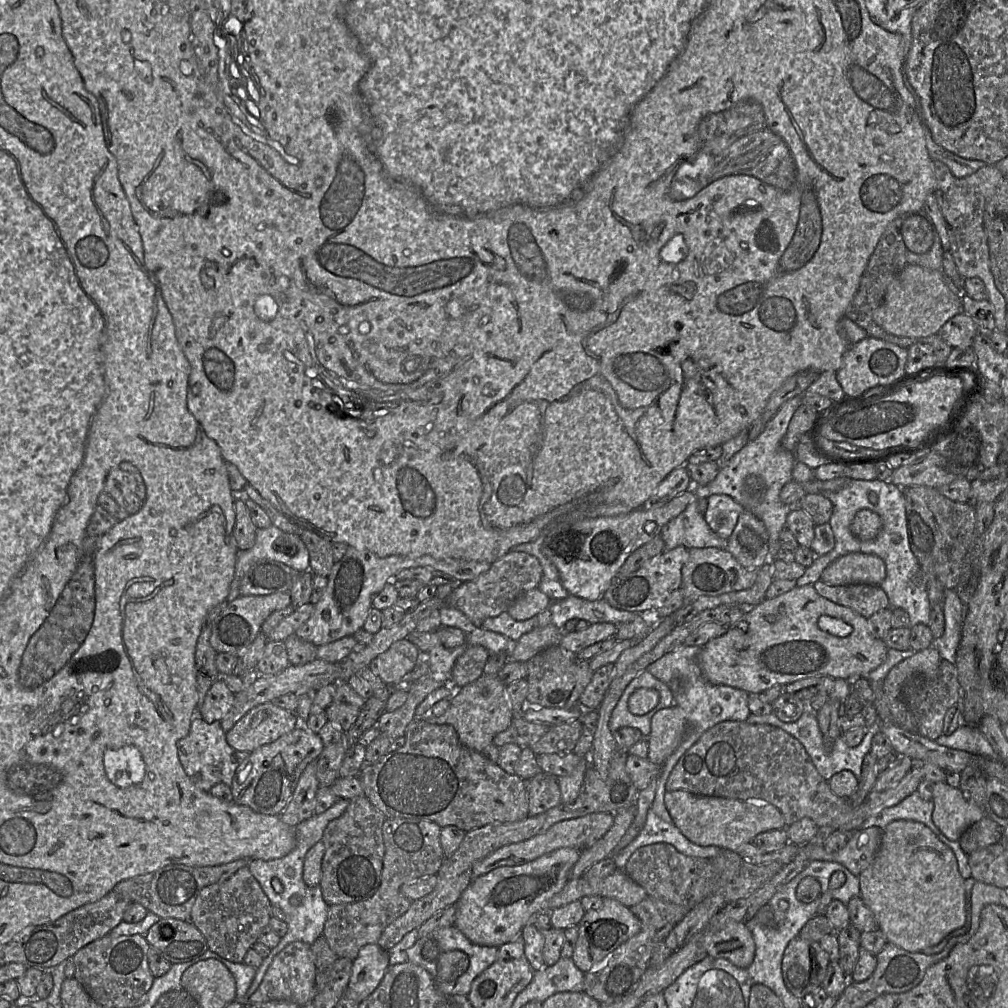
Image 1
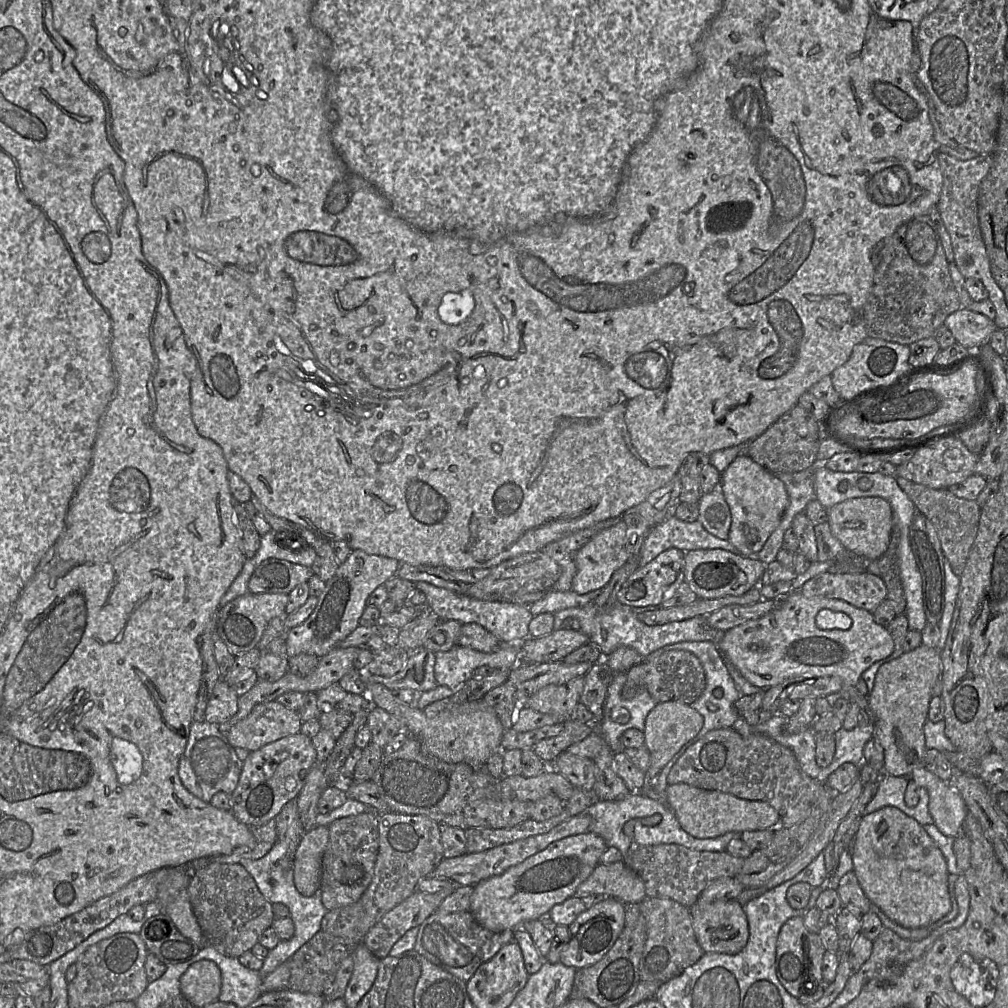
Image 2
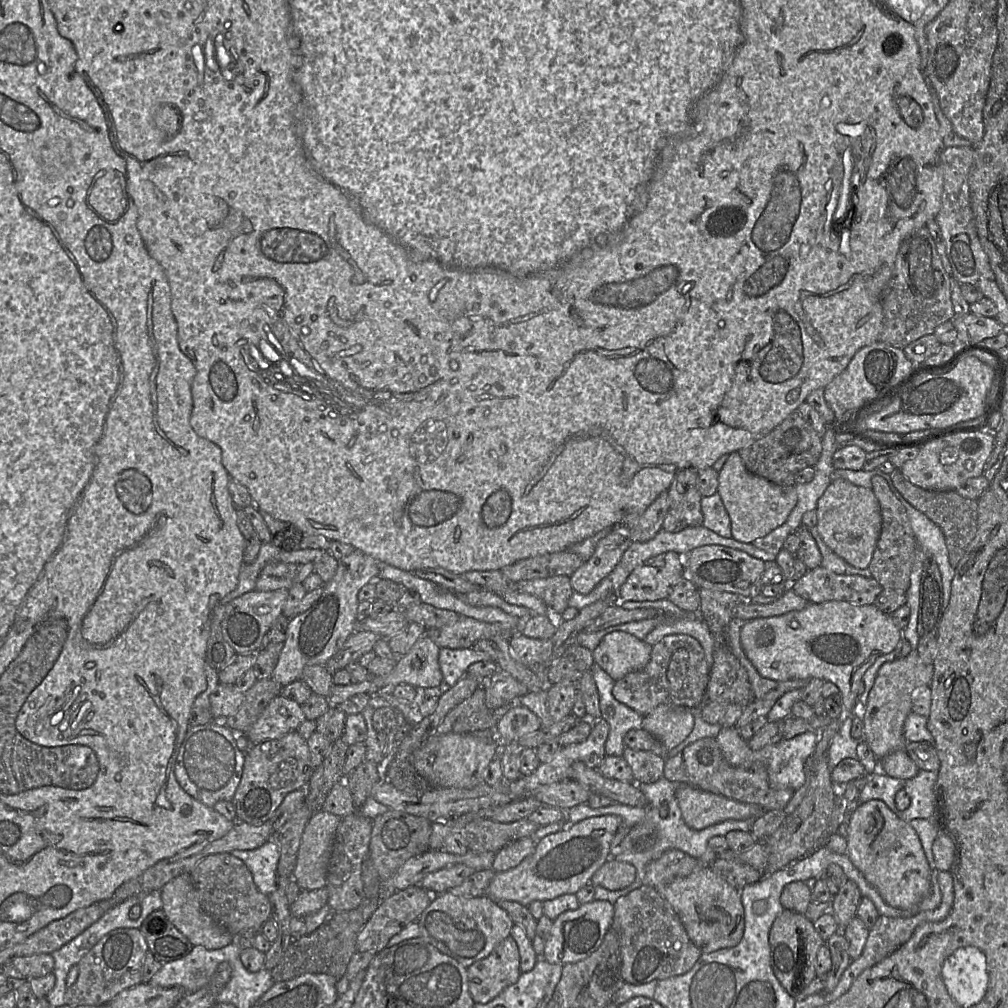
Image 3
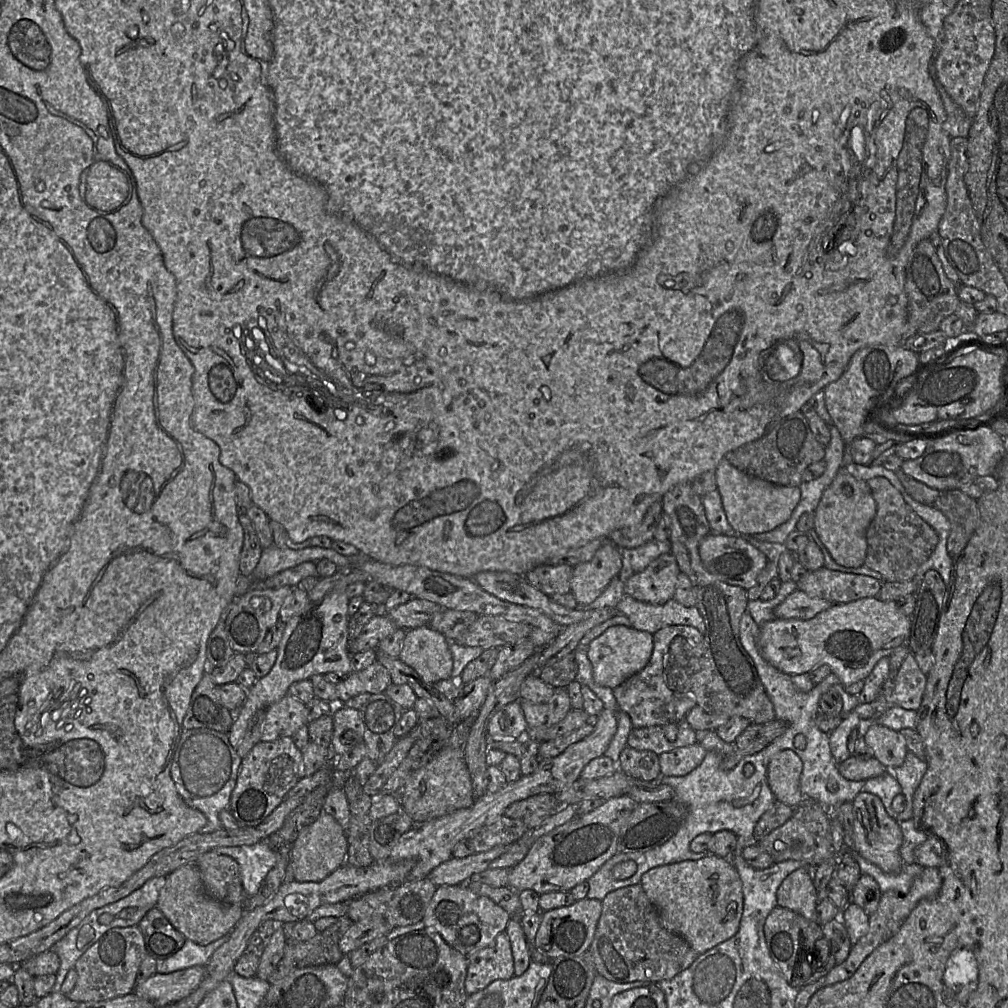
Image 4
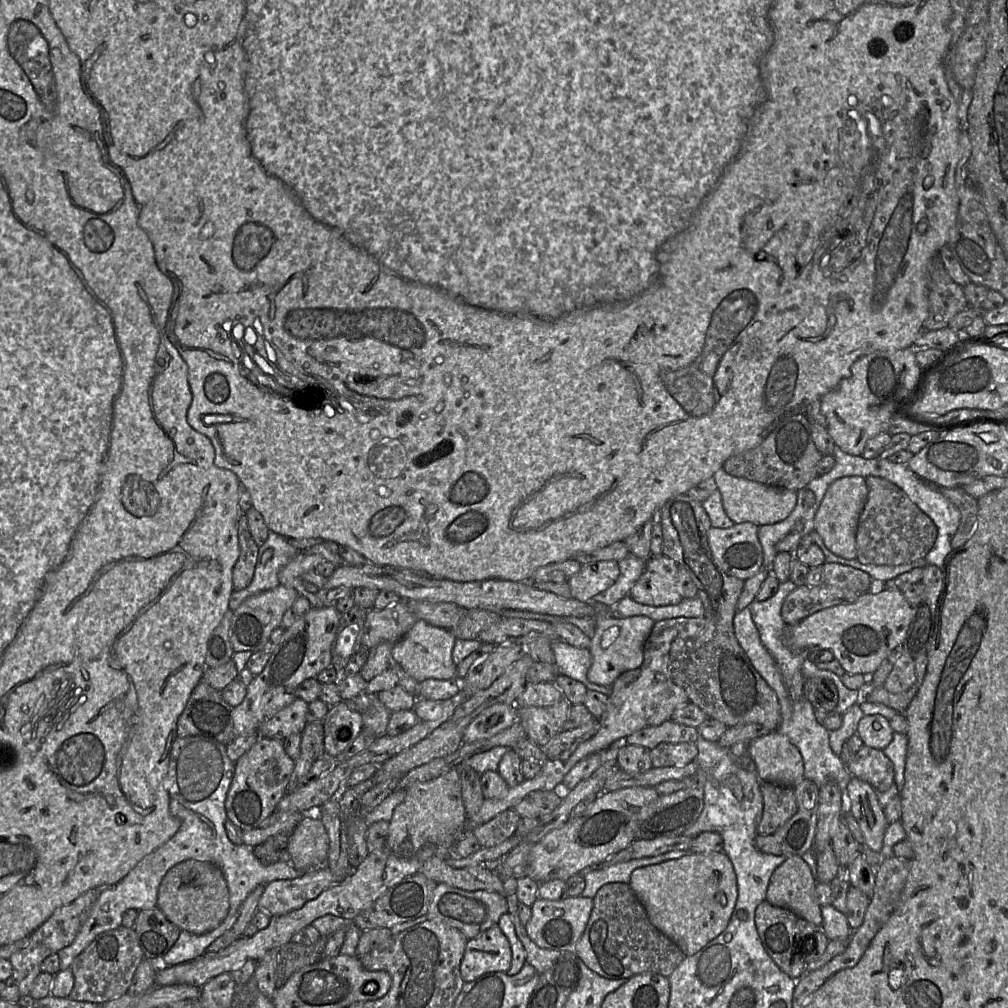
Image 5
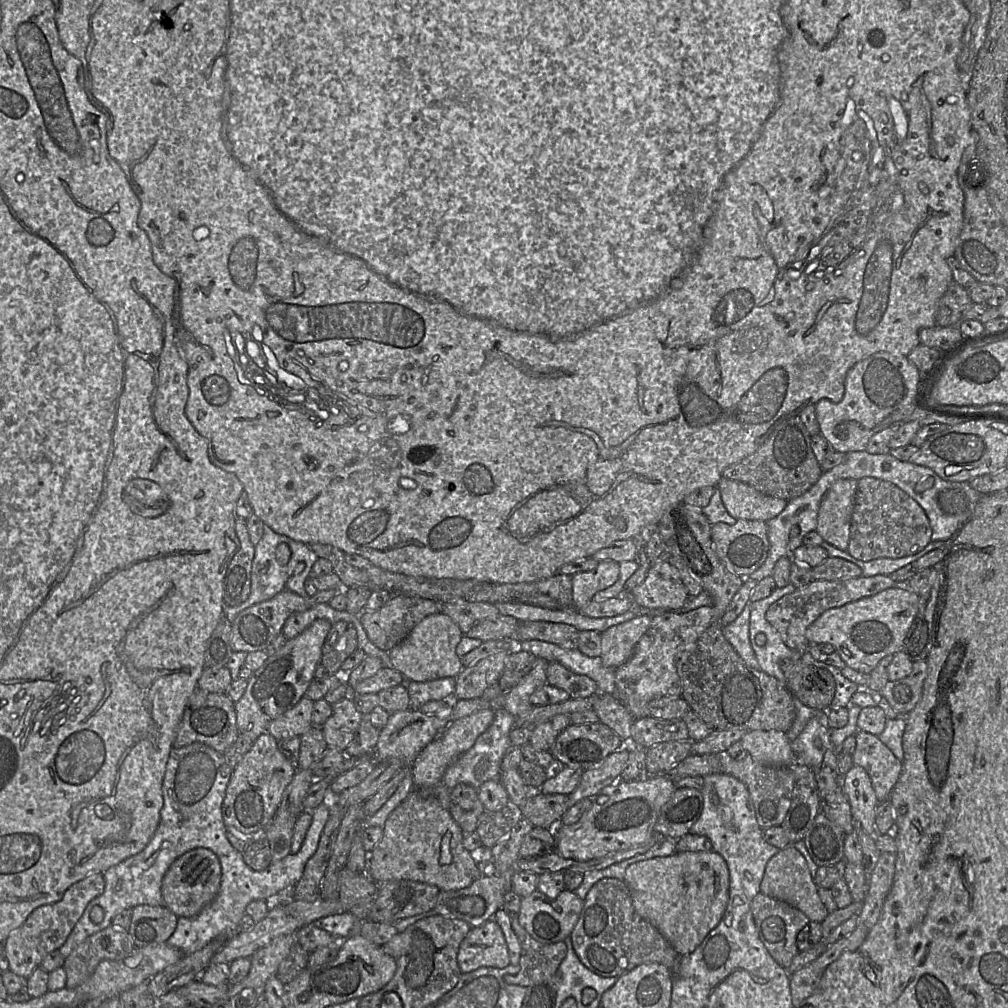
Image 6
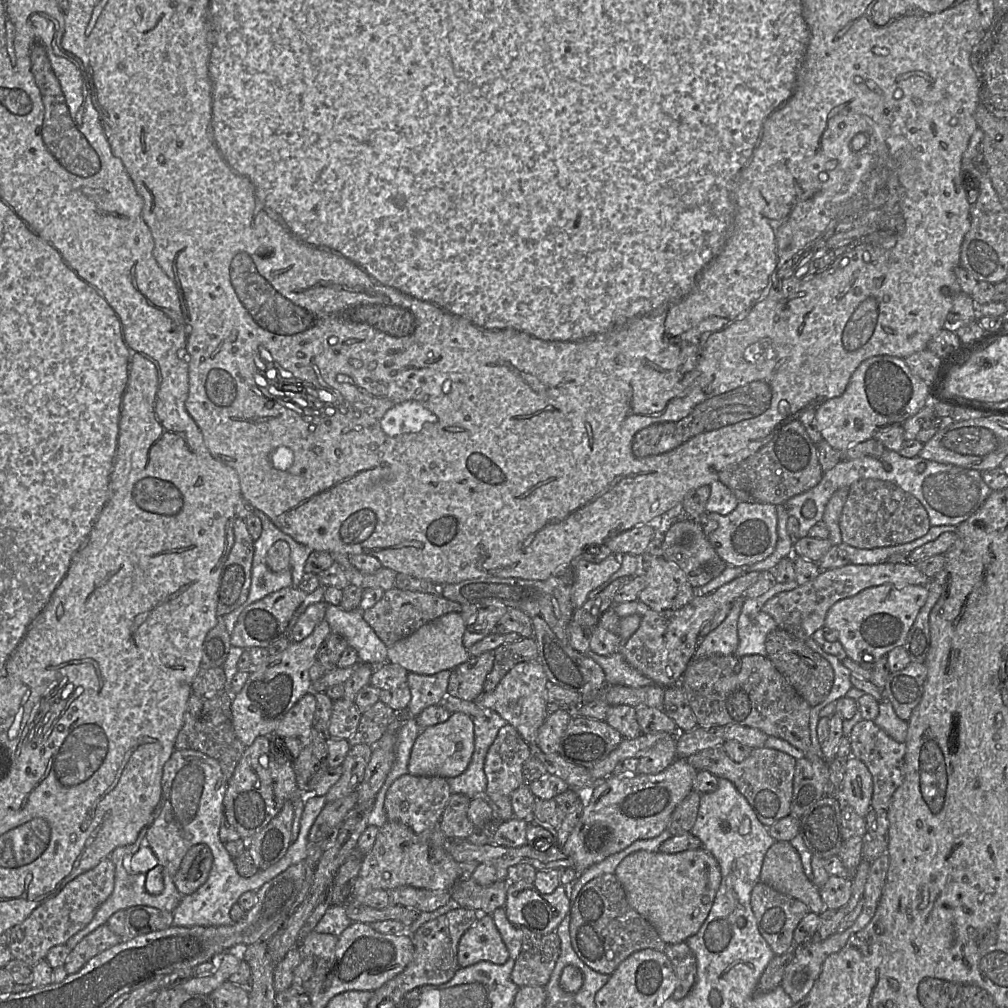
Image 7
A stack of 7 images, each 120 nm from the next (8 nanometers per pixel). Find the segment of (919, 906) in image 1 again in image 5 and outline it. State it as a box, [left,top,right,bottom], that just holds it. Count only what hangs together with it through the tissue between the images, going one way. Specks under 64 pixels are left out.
[846,777,889,852]

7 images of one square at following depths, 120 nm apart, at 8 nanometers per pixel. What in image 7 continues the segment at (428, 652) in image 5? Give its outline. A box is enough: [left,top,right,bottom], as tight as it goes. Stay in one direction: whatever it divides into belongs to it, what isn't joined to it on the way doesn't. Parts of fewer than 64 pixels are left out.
[387,613,470,675]

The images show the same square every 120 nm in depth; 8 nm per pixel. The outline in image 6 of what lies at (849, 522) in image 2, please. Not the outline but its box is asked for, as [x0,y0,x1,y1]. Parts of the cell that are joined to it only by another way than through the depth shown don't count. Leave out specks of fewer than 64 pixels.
[816,480,858,551]

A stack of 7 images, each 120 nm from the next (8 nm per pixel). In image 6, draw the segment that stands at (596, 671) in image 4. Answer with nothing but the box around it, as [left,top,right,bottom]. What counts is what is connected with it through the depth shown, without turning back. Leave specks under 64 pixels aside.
[601,615,651,669]

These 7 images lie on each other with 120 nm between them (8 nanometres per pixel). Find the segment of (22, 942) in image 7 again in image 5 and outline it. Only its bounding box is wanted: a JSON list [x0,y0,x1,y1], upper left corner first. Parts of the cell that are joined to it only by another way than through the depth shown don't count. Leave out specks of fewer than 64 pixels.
[8,889,99,995]

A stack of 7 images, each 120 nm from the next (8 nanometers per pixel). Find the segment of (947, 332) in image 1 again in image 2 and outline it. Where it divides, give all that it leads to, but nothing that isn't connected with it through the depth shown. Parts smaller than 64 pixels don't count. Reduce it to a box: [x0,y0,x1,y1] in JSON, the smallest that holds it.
[944,308,997,351]

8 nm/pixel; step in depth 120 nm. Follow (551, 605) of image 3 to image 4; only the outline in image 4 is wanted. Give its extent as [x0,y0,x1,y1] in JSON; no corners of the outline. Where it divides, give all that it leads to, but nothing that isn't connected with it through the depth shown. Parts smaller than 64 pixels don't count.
[524,565,573,596]

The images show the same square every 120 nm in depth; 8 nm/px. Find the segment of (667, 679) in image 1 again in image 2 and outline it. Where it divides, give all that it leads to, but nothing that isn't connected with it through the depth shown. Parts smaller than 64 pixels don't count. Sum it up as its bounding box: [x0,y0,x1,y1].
[644,641,742,800]

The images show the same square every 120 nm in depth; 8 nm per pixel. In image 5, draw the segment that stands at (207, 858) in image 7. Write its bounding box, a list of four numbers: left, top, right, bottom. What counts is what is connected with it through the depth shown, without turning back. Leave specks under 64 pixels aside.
[157,859,229,935]

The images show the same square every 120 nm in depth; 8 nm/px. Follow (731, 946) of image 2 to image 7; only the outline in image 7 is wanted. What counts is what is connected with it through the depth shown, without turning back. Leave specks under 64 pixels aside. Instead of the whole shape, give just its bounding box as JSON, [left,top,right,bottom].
[614,848,721,945]

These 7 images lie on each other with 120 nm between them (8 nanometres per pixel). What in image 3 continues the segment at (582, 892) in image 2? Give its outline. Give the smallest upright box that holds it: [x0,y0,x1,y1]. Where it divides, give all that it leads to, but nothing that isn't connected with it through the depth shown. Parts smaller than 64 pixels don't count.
[590,858,636,890]

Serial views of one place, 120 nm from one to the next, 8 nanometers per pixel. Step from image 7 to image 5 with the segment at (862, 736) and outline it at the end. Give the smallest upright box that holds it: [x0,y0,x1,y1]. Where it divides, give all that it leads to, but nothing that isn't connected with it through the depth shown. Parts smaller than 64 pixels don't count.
[846,744,895,793]

